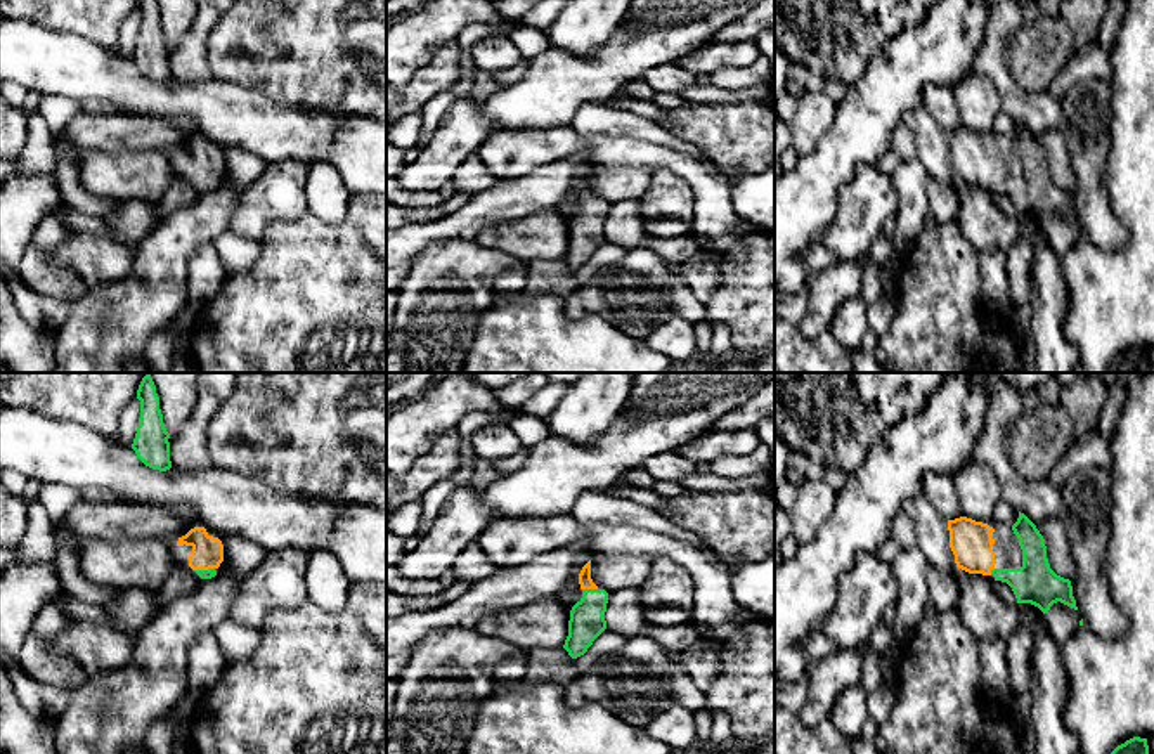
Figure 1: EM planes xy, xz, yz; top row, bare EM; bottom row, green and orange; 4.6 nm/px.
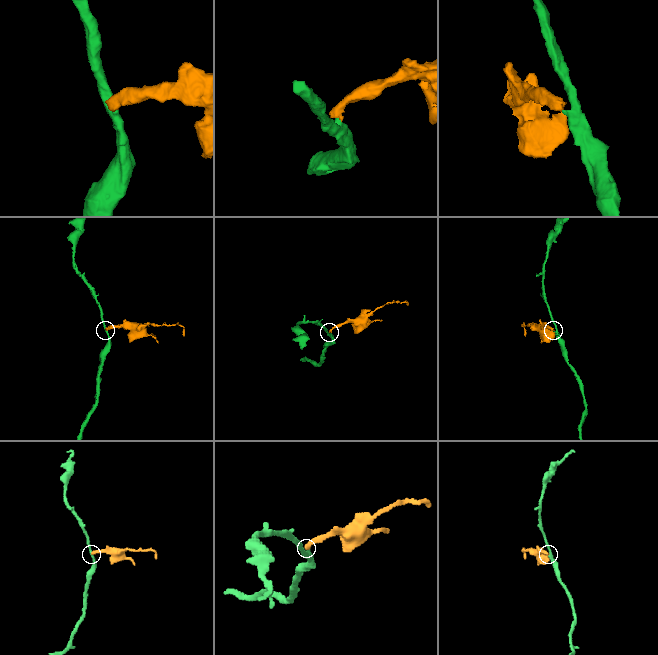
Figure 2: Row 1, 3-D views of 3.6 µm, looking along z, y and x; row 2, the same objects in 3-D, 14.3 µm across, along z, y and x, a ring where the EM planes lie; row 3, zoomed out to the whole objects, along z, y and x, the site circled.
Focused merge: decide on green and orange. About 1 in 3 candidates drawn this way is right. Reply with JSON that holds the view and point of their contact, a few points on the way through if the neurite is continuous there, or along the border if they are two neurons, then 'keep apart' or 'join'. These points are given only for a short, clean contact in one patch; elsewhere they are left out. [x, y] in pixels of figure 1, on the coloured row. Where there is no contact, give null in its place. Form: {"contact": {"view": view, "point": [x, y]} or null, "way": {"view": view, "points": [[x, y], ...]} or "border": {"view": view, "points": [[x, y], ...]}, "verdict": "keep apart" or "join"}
{"contact": {"view": "xz", "point": [589, 590]}, "way": {"view": "xz", "points": [[586, 623], [589, 590], [584, 578]]}, "verdict": "join"}

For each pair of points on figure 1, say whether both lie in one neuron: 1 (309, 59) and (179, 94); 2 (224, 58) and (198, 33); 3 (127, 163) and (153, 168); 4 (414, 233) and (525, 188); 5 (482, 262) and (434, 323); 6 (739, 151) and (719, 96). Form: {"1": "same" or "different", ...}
{"1": "different", "2": "different", "3": "same", "4": "same", "5": "same", "6": "different"}

